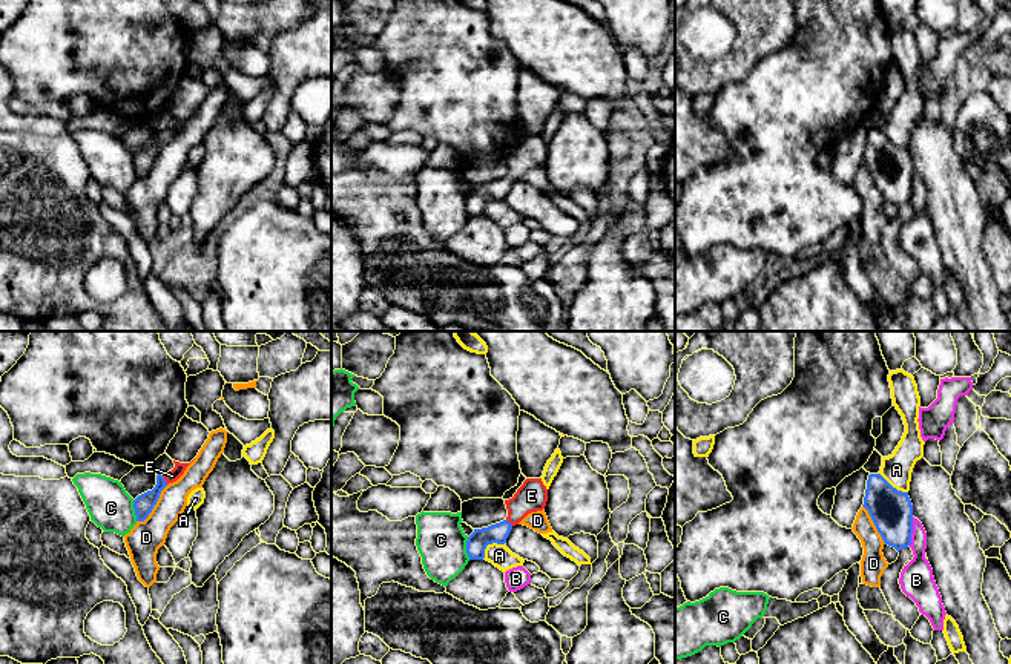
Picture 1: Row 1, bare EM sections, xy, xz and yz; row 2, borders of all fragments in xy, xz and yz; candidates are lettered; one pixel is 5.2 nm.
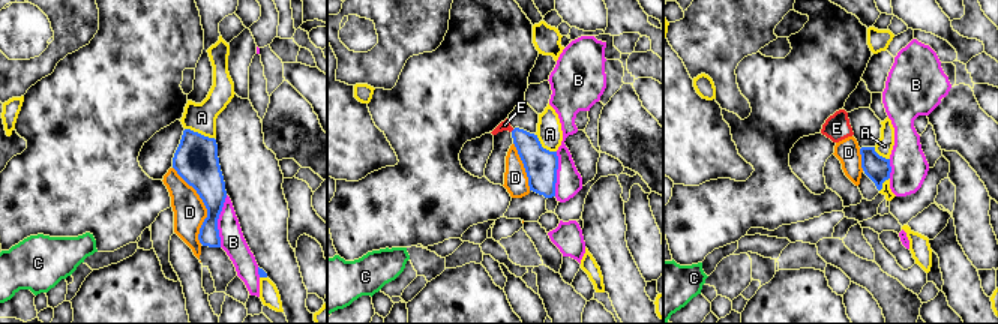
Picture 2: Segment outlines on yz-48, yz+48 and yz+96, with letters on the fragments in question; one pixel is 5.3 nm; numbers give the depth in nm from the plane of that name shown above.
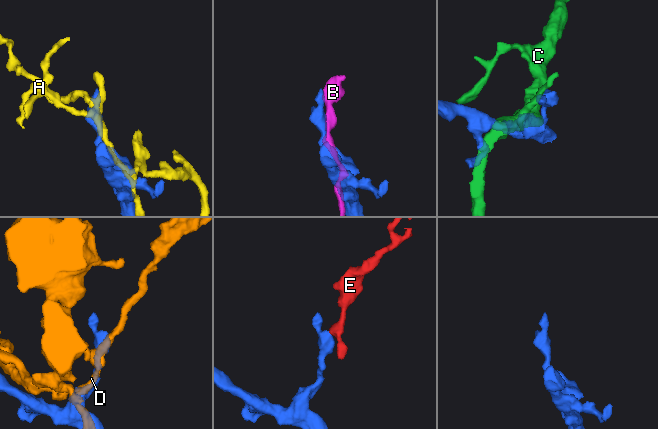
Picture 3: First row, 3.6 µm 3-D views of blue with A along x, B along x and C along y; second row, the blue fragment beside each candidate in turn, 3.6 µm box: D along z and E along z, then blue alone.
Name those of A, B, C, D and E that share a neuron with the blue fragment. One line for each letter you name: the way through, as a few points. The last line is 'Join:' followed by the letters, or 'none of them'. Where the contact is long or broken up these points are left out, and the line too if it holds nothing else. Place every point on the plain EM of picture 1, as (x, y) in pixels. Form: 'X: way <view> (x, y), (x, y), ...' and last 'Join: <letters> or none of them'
E: way xy (143, 161), (164, 137), (172, 132)
Join: E

